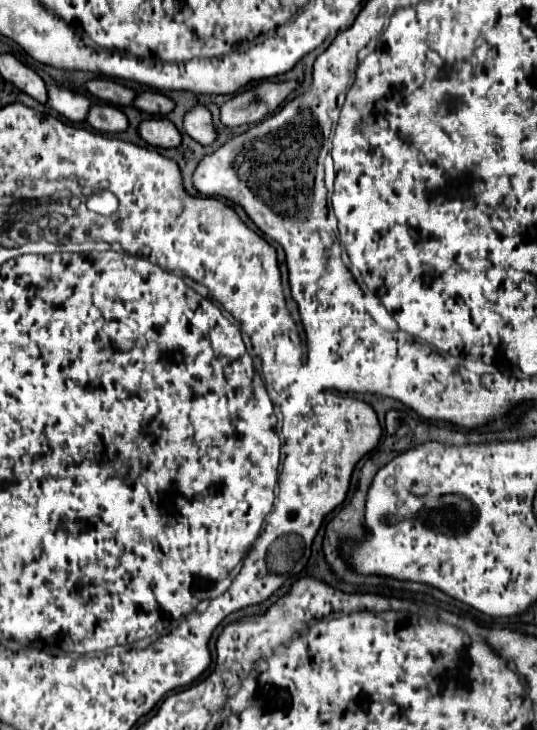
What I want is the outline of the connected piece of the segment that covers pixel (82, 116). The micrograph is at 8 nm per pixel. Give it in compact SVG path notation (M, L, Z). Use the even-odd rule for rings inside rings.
M48 86L48 104L50 104L50 108L58 110L68 120L84 122L88 116L88 110L92 106L92 100L84 94L76 94L66 88Z

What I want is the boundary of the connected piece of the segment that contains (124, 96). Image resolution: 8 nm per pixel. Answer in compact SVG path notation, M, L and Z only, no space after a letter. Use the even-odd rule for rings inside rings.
M96 78L96 80L90 80L86 84L86 88L96 98L100 98L104 102L112 102L116 106L132 106L132 102L136 98L136 90L126 88L126 86L118 84L118 82L112 82L112 80Z

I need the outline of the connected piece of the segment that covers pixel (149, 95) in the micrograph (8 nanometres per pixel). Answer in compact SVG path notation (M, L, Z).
M148 90L148 92L138 94L134 106L144 110L144 112L148 112L148 114L168 114L168 112L174 110L174 100L170 100L162 92Z

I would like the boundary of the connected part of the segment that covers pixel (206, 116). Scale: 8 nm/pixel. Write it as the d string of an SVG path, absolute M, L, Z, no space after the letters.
M198 106L186 114L184 130L202 146L208 146L216 140L216 128L212 122L212 114L206 106Z

